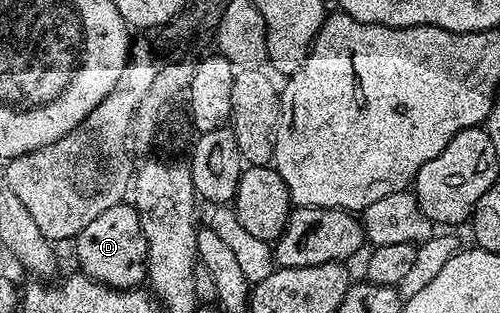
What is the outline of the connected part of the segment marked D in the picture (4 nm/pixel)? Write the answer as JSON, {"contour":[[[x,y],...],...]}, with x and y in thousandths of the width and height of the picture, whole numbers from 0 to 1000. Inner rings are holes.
{"contour":[[[240,652],[198,684],[152,754],[154,837],[160,872],[186,888],[224,927],[262,927],[292,898],[294,754],[278,716],[272,665]]]}

